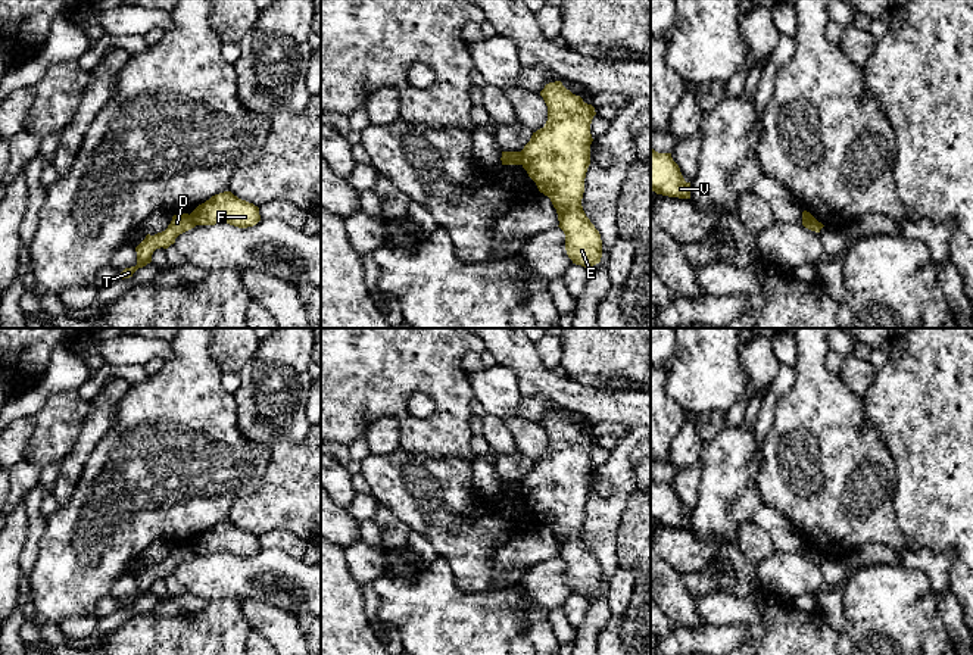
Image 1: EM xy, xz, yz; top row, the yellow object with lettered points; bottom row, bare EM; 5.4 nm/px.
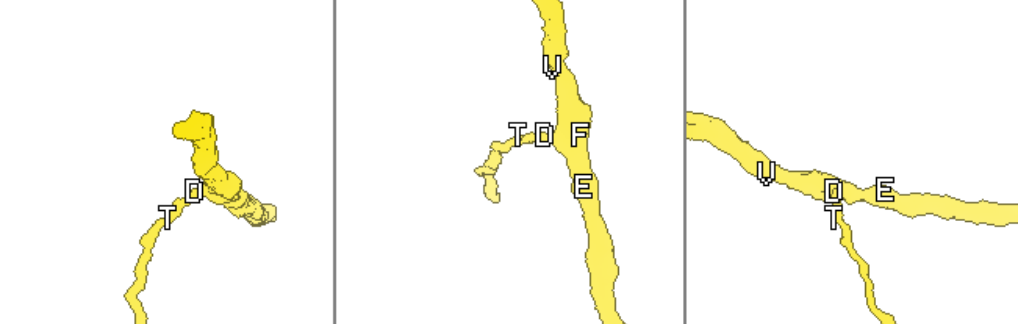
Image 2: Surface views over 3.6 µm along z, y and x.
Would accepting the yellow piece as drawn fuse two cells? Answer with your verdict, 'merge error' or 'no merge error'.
merge error

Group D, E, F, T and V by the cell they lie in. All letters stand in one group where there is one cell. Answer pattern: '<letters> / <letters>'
D T / E F V

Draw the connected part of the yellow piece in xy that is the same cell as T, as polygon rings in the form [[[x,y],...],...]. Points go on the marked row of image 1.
[[[188,213],[174,215],[168,228],[155,236],[147,234],[146,238],[135,247],[137,252],[137,265],[131,268],[125,268],[121,272],[121,278],[130,278],[138,269],[152,262],[152,255],[156,249],[168,249],[175,243],[175,238],[194,228],[194,222],[191,221]]]

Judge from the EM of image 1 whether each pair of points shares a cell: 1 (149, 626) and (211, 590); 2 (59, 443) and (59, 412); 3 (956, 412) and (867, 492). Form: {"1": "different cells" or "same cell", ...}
{"1": "different cells", "2": "same cell", "3": "different cells"}

